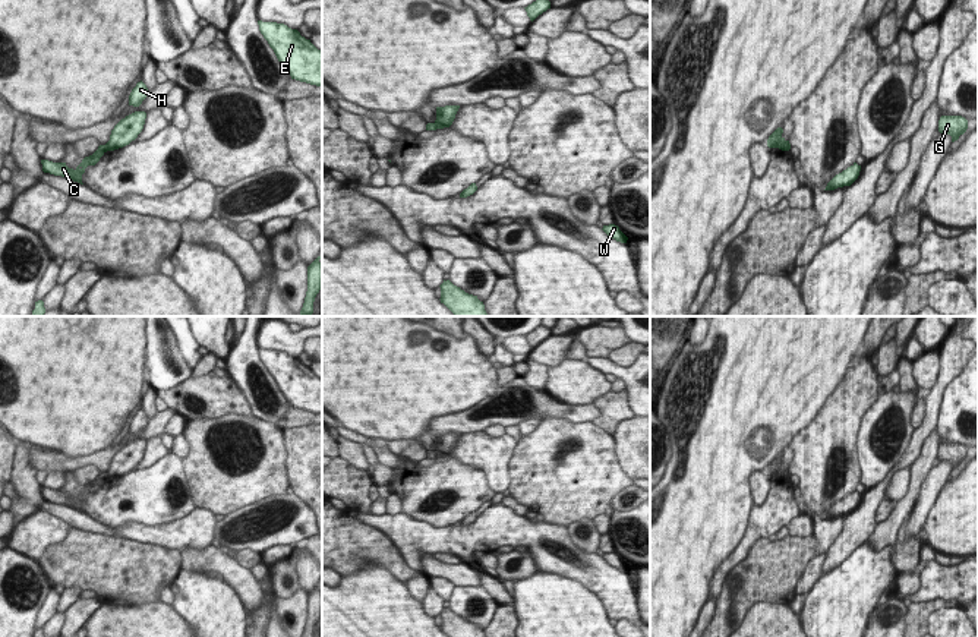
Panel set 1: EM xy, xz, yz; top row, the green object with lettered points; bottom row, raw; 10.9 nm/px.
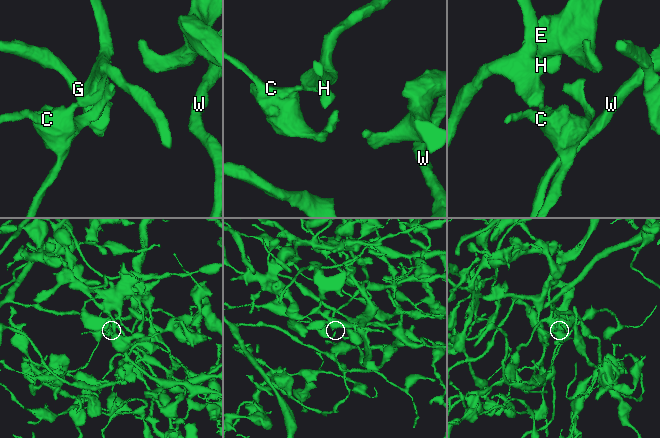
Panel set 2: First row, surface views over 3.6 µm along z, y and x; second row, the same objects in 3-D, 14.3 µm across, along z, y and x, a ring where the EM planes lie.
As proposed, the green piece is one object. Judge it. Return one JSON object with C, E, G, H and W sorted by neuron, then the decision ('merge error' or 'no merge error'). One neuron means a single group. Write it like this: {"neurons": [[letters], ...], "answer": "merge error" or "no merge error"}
{"neurons": [["C", "G"], ["E", "H", "W"]], "answer": "merge error"}

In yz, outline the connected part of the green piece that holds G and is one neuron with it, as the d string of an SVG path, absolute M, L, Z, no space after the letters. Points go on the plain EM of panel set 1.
M941 444L938 448L938 460L952 464L952 470L958 469L968 457L968 448L962 444Z

